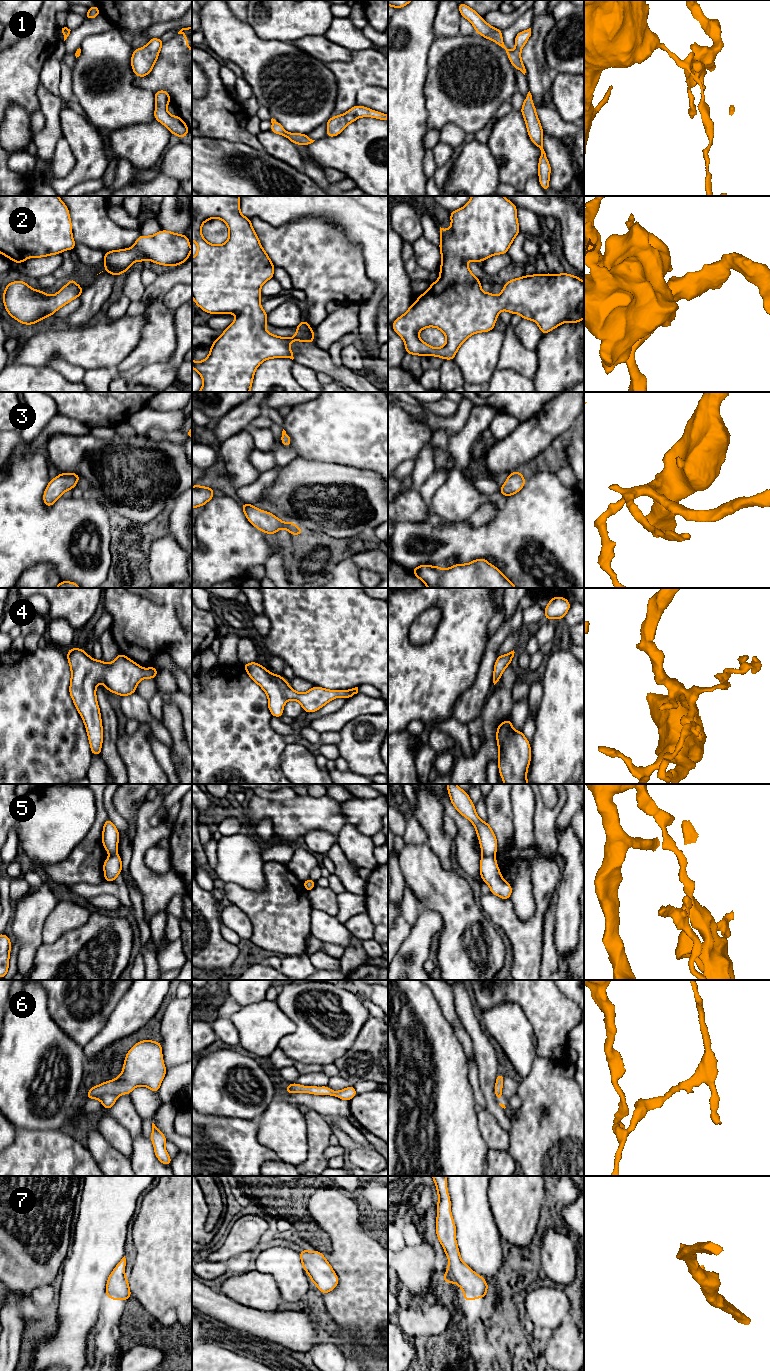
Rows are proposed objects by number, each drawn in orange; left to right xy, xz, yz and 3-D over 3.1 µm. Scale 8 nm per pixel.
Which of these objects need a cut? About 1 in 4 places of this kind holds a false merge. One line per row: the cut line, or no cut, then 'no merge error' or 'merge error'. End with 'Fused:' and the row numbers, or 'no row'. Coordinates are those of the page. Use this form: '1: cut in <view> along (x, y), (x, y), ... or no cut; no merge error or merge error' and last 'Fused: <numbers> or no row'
1: no cut; no merge error
2: no cut; no merge error
3: no cut; no merge error
4: no cut; no merge error
5: cut in yz along (482, 853), (494, 856); merge error
6: no cut; no merge error
7: no cut; no merge error
Fused: 5

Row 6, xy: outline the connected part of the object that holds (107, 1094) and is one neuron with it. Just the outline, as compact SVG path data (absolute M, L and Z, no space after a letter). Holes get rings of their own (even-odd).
M139 1041L126 1054L122 1073L112 1081L105 1081L87 1090L86 1098L98 1099L104 1109L110 1110L119 1095L130 1095L138 1086L158 1093L166 1071L161 1043Z

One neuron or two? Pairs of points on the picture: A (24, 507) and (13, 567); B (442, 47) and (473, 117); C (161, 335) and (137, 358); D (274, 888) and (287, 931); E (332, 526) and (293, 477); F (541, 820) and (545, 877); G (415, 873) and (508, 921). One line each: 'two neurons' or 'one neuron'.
A: one neuron
B: one neuron
C: one neuron
D: one neuron
E: one neuron
F: two neurons
G: two neurons

